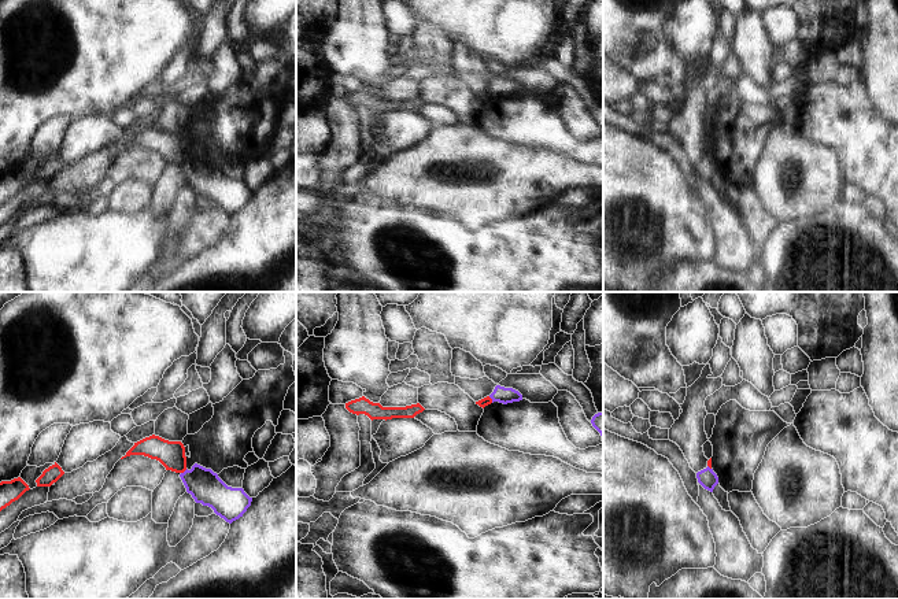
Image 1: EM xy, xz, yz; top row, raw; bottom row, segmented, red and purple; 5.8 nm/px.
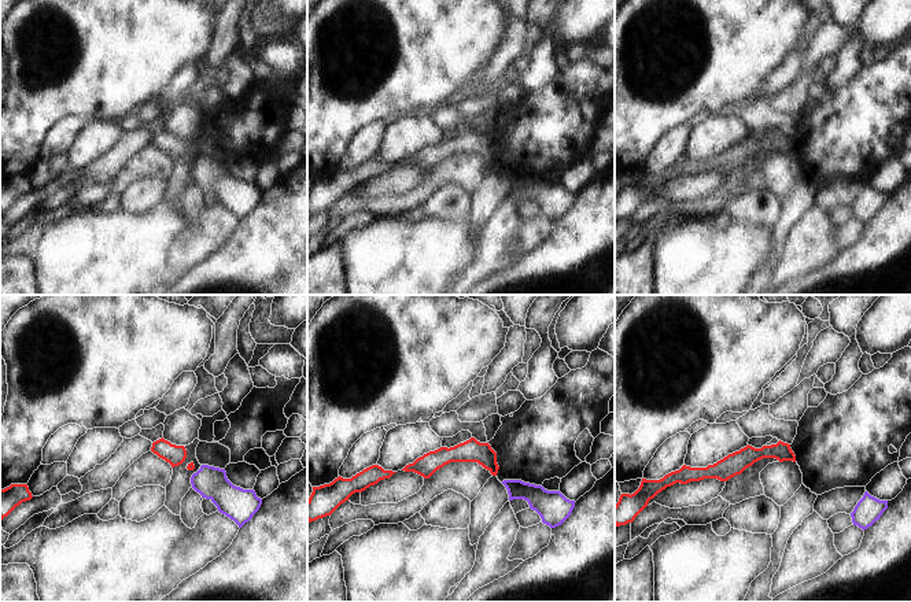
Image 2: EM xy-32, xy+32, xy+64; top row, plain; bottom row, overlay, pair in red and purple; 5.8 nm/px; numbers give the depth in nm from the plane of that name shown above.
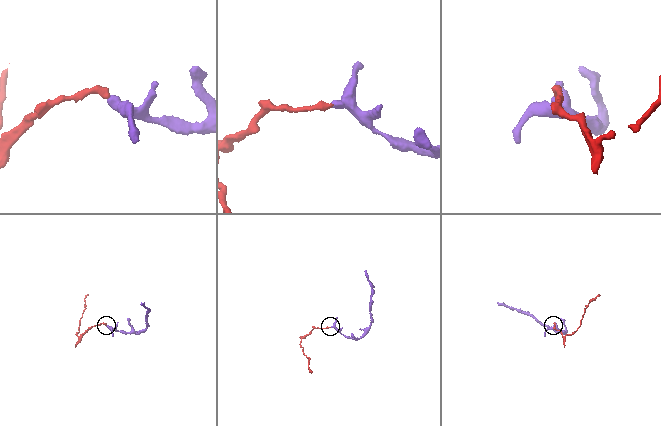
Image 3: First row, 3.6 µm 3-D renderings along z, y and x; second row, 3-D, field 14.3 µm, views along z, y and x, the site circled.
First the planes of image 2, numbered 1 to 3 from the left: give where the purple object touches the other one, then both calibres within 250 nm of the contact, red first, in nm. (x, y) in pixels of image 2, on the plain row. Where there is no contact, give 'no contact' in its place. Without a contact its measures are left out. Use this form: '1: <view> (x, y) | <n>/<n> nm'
1: no contact
2: no contact
3: no contact

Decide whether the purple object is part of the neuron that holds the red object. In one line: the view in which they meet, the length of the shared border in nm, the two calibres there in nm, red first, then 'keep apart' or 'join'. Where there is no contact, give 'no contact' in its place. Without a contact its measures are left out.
xz | 50 nm | 50/100 nm | keep apart

